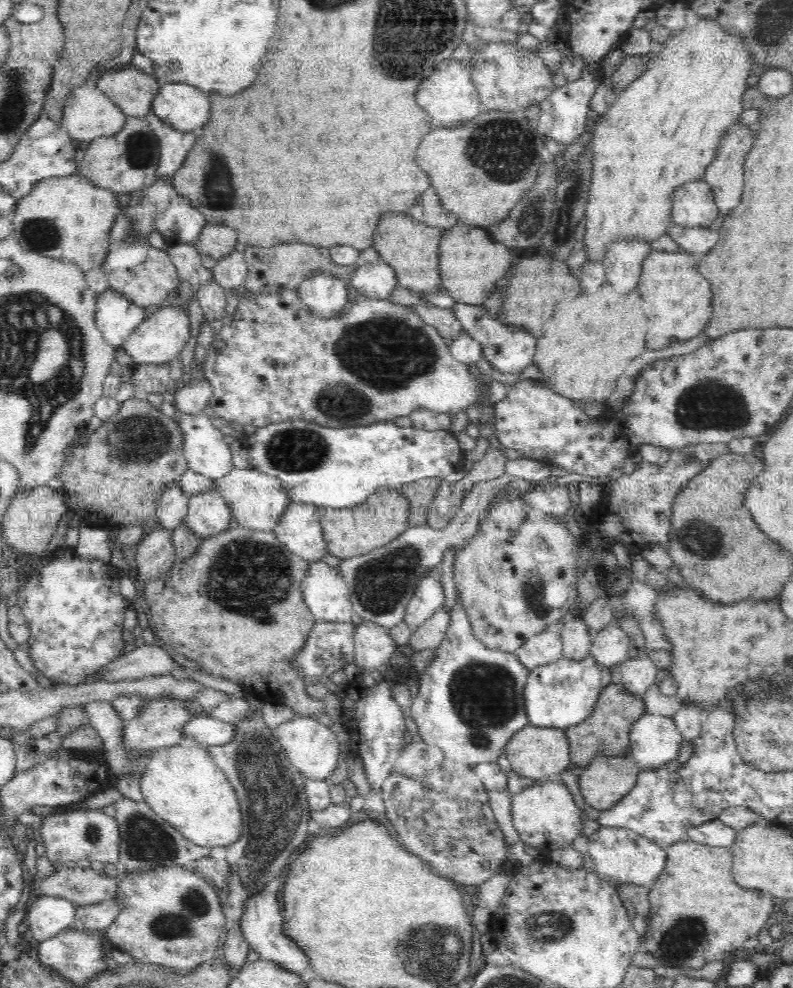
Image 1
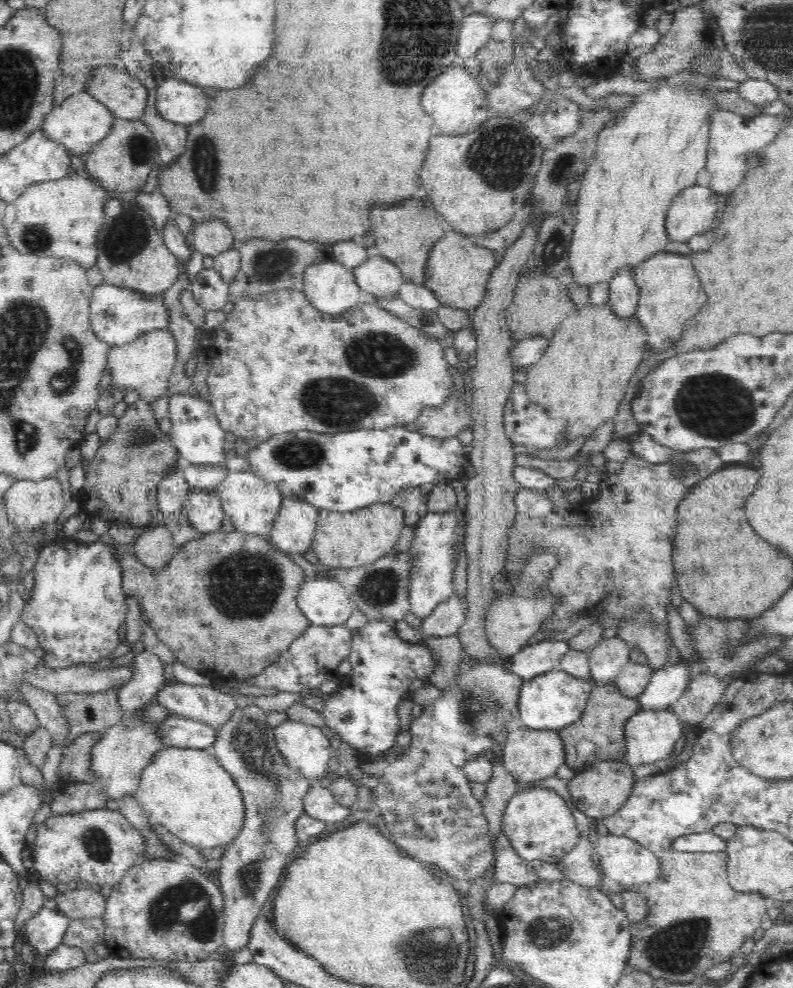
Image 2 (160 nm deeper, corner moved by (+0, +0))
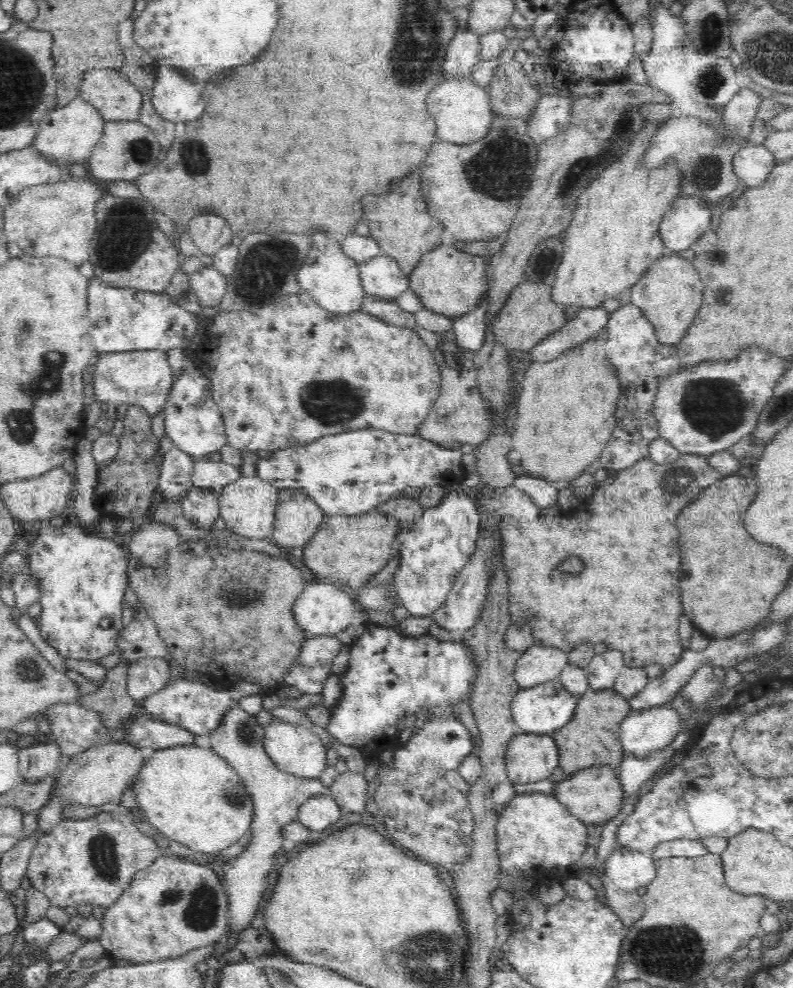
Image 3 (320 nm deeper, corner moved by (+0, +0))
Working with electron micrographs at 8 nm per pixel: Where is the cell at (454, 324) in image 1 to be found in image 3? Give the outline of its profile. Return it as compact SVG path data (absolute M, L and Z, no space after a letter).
M368 295L364 297L359 311L381 318L384 322L388 322L393 326L405 327L409 330L413 330L416 326L420 327L416 324L414 313L402 310L395 300L380 299Z

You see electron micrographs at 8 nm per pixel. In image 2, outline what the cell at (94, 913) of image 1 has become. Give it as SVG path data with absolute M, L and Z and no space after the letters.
M101 918L71 920L61 944L85 951L103 942L105 928Z

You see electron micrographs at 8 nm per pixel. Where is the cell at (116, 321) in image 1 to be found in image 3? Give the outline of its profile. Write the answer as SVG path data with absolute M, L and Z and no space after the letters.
M96 276L89 279L87 291L90 339L101 354L154 349L169 351L172 348L188 350L197 334L201 316L184 310L165 292L110 286Z

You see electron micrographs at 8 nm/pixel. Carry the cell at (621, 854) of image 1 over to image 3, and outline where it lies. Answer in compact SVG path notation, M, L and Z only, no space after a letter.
M621 847L604 862L604 874L621 891L634 893L656 876L656 863L650 852Z

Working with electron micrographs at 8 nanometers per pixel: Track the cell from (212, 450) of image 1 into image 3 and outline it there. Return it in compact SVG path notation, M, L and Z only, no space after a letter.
M189 363L173 379L173 385L166 404L163 406L163 412L165 414L165 434L173 441L176 449L188 453L192 459L197 461L227 445L222 415L213 399L210 379L202 374L195 364Z

